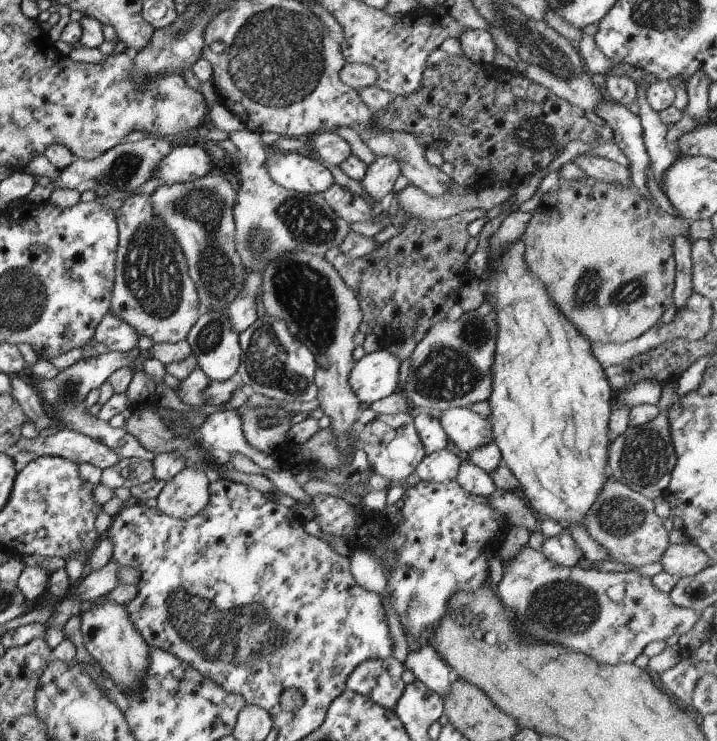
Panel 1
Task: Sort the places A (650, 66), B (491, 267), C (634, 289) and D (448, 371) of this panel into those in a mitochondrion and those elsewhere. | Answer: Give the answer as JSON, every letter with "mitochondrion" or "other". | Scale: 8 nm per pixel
{"A":"other","B":"other","C":"mitochondrion","D":"mitochondrion"}

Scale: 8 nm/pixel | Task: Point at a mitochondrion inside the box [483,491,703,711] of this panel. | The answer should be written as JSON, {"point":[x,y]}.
{"point":[559,608]}

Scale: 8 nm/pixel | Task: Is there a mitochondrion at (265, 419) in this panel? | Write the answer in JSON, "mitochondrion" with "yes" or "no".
{"mitochondrion":"yes"}

